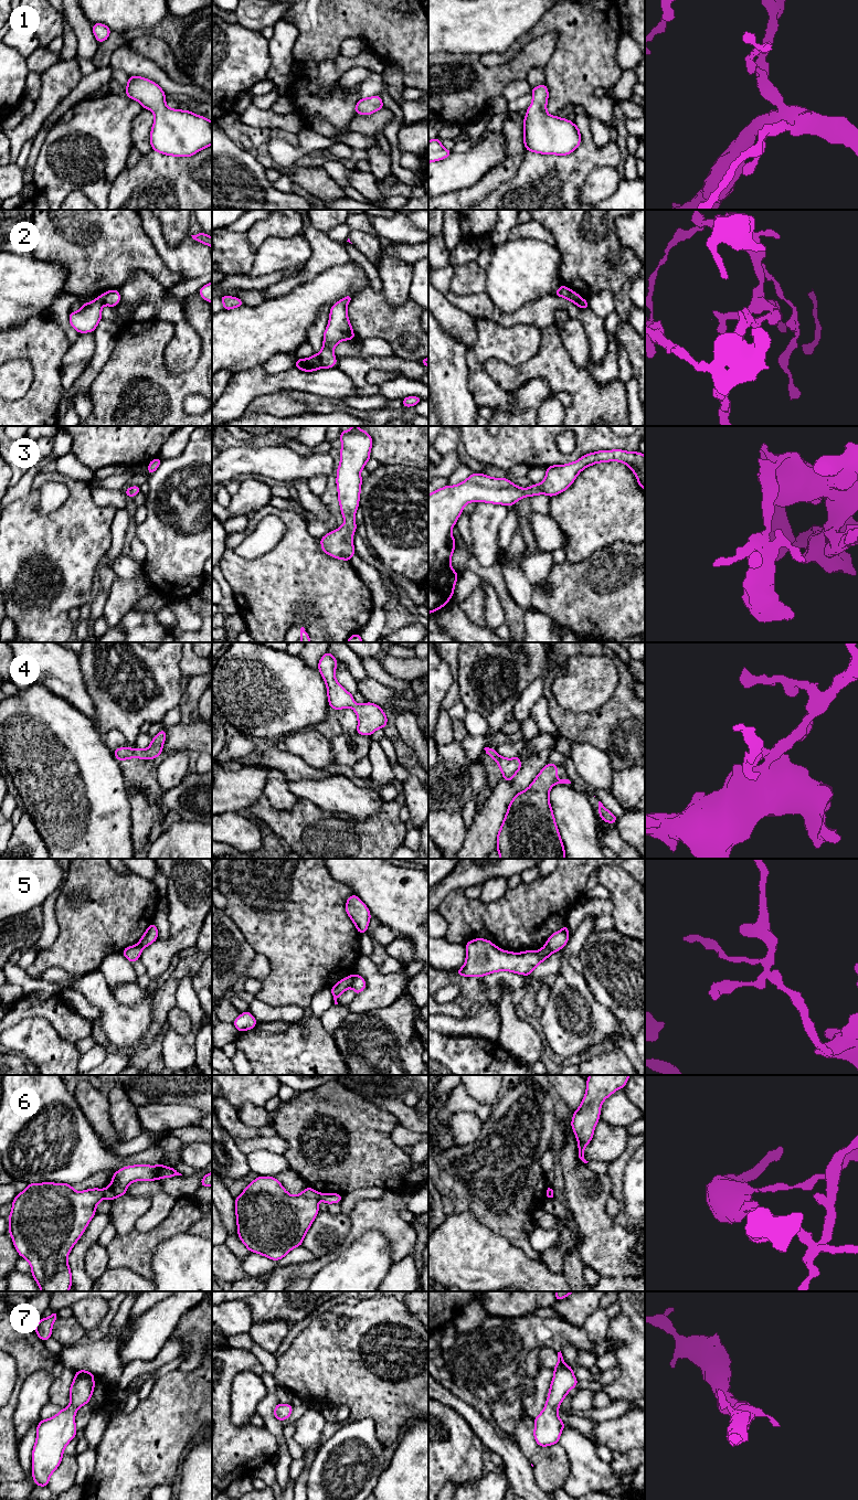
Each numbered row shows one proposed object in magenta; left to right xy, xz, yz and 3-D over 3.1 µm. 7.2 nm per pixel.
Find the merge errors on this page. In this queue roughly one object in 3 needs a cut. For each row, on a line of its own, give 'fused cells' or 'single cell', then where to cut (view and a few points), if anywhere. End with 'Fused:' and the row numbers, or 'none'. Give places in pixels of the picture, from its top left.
1: single cell; cut none
2: fused cells; cut xz (317, 354), (322, 366)
3: single cell; cut none
4: single cell; cut none
5: fused cells; cut xz (357, 975), (349, 986)
6: fused cells; cut xy (102, 1190), (104, 1197)
7: single cell; cut none
Fused: 2, 5, 6

